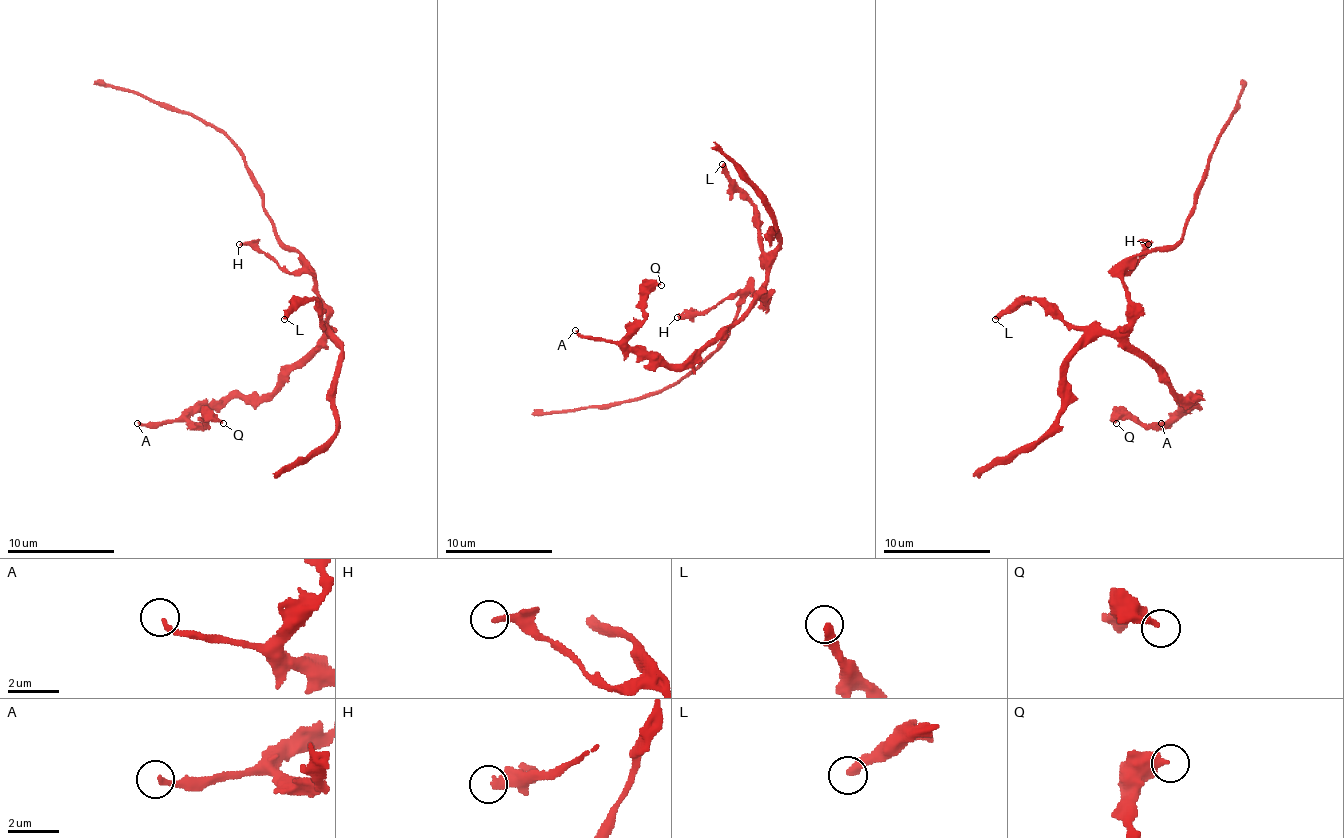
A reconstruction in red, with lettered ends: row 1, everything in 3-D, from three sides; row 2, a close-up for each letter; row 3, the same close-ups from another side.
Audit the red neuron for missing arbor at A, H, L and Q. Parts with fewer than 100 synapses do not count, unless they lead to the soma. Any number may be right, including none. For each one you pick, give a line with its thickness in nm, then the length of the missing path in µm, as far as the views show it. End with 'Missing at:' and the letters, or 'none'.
Missing at: none

